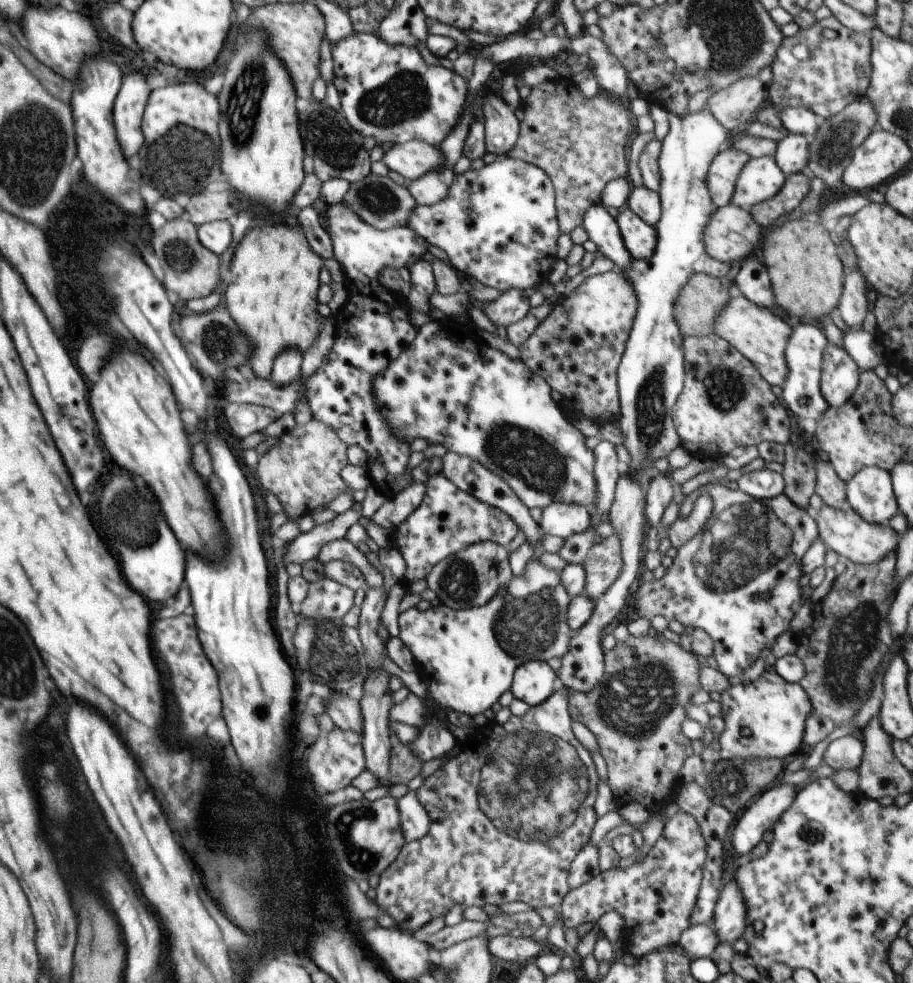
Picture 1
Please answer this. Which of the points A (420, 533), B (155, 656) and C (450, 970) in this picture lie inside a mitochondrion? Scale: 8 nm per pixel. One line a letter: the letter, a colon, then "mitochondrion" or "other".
A: other
B: other
C: mitochondrion

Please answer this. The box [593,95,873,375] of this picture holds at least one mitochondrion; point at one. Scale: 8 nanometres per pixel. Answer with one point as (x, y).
(833, 149)

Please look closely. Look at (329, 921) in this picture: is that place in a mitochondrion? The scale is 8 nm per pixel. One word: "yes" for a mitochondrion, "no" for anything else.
no

